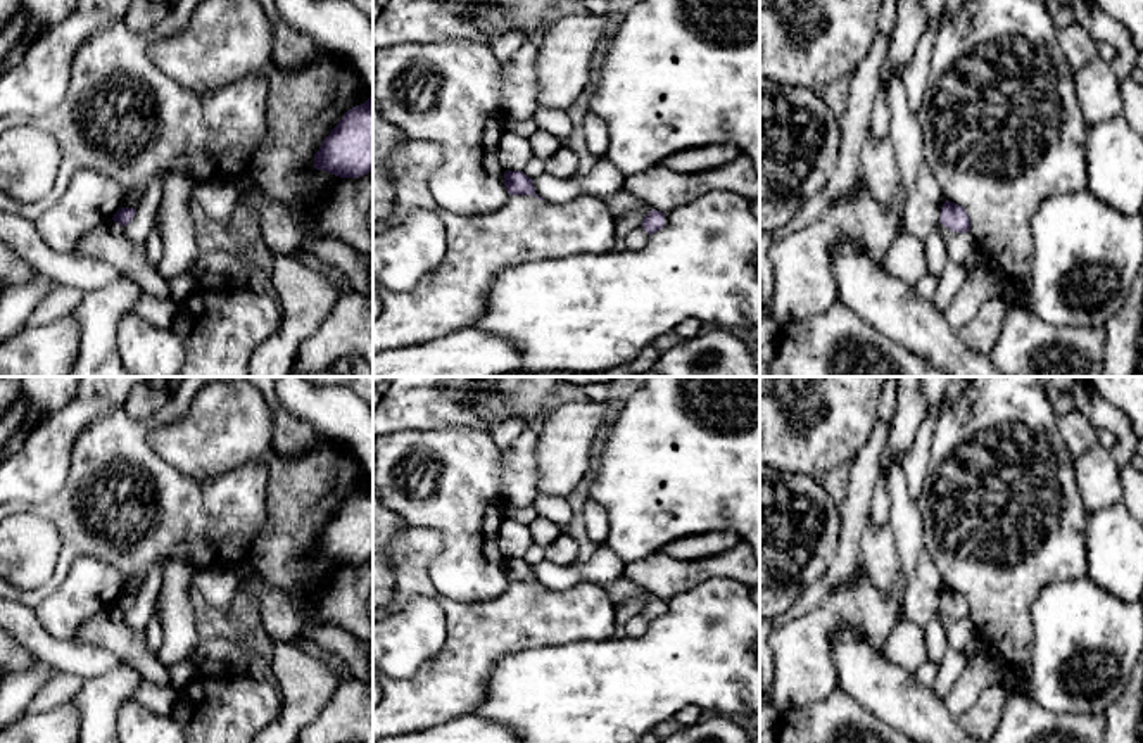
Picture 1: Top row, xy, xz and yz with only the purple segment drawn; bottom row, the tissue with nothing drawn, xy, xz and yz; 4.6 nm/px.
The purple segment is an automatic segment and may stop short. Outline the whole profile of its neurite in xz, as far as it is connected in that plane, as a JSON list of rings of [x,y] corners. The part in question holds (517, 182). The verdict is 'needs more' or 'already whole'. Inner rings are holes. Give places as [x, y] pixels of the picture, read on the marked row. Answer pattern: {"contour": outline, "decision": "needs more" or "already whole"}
{"contour": [[[506,171],[504,187],[509,195],[535,195],[539,200],[544,200],[535,194],[534,180],[528,178],[523,171]]], "decision": "already whole"}

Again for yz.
{"contour": [[[946,200],[941,207],[939,223],[957,233],[965,233],[970,230],[967,211],[950,200]]], "decision": "already whole"}

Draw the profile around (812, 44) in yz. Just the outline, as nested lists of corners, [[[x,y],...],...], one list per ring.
[[[760,0],[760,78],[820,92],[844,83],[877,36],[884,0]]]

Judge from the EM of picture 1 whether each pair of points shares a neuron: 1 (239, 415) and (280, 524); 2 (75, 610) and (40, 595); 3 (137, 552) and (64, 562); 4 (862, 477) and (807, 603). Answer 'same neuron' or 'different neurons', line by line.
1: same neuron
2: different neurons
3: same neuron
4: same neuron

